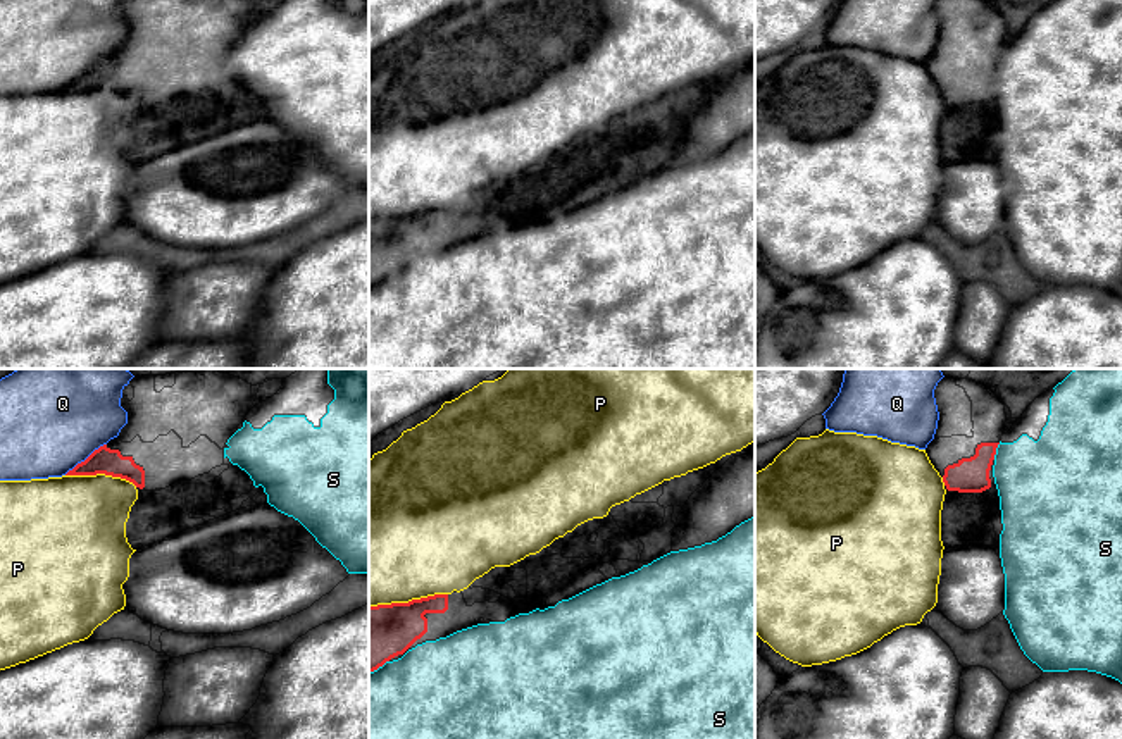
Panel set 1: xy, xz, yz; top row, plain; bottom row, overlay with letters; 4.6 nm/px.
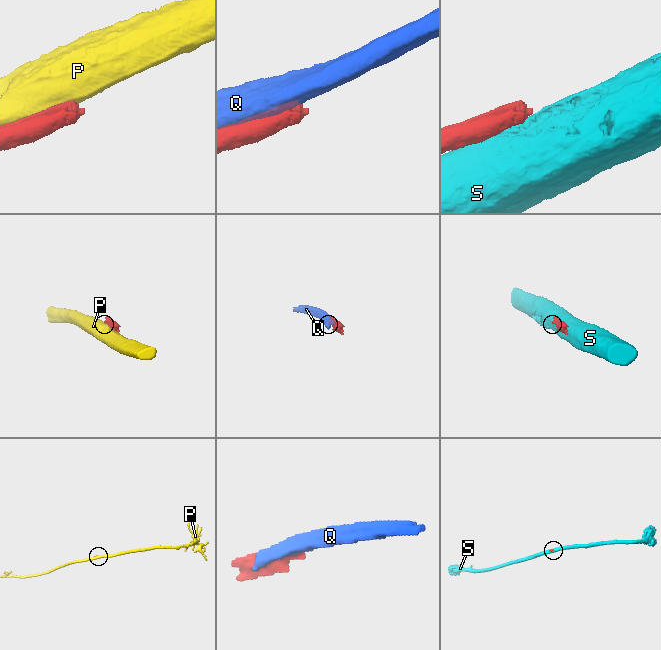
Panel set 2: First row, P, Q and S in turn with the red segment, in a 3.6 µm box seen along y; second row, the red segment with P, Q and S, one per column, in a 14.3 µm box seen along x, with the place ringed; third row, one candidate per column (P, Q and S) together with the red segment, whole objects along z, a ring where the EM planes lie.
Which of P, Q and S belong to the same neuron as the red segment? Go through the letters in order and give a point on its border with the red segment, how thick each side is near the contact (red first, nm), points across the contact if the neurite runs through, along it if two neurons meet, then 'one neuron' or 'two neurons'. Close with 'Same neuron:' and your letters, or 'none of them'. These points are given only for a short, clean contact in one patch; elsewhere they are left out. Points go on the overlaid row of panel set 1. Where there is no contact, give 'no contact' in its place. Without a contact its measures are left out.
P: contact xz (409, 602); calibres 280 and 500 nm; two neurons
Q: contact xy (87, 459); calibres 130 and 500 nm; two neurons
S: contact yz (995, 452); calibres 160 and 380 nm; two neurons
Same neuron: none of them

